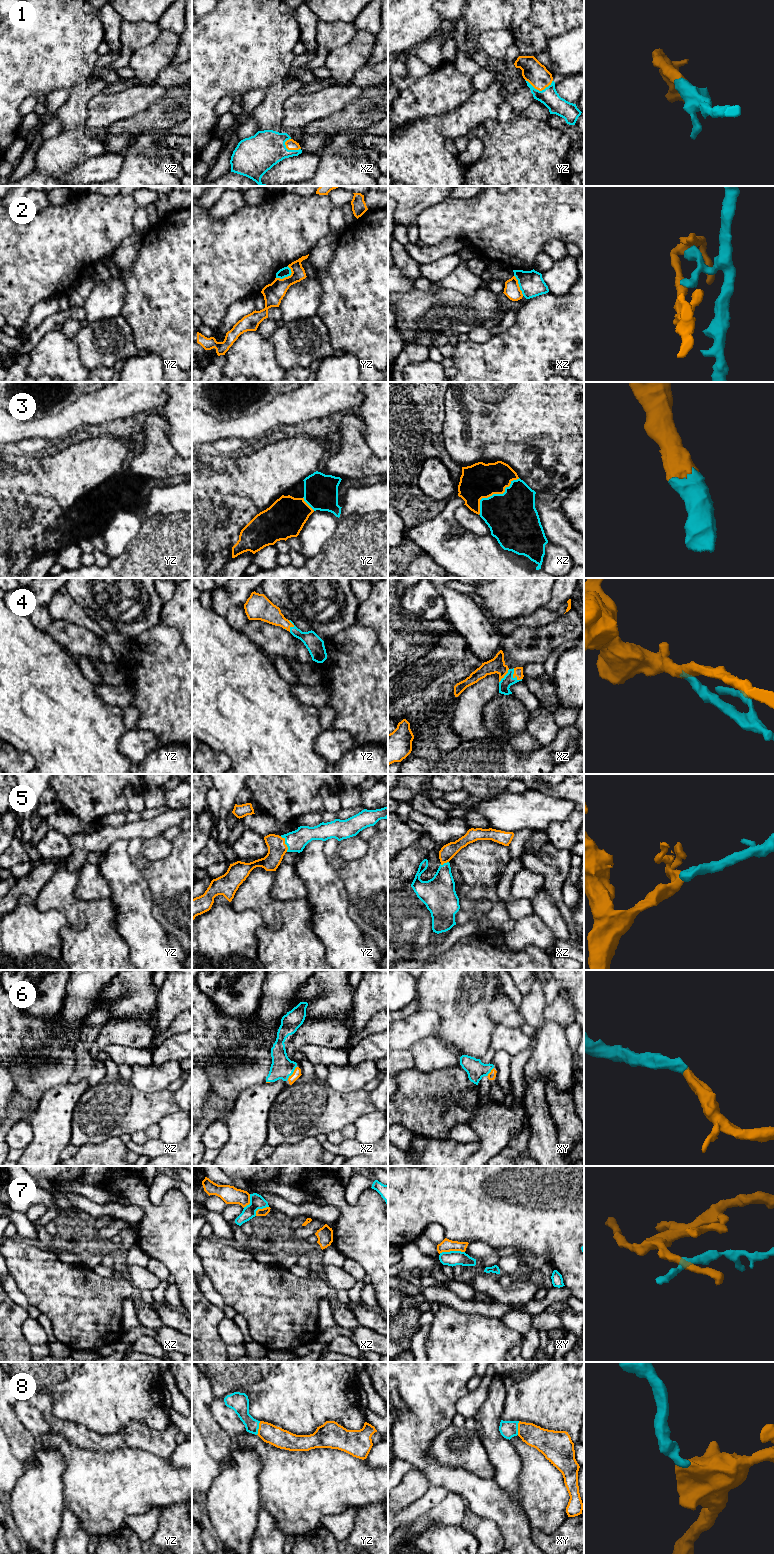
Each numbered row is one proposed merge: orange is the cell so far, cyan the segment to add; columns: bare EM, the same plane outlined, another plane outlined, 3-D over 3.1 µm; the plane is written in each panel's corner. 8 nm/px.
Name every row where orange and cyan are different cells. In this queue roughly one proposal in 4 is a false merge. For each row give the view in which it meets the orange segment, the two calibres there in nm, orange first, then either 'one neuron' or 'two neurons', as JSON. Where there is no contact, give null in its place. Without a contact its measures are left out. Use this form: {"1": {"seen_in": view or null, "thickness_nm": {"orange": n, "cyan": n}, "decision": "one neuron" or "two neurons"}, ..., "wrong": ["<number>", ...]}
{"1": {"seen_in": "yz", "thickness_nm": {"orange": 180, "cyan": 150}, "decision": "one neuron"}, "2": {"seen_in": "yz", "thickness_nm": {"orange": 170, "cyan": 80}, "decision": "two neurons"}, "3": {"seen_in": "xz", "thickness_nm": {"orange": 280, "cyan": 400}, "decision": "one neuron"}, "4": {"seen_in": "xz", "thickness_nm": {"orange": 80, "cyan": 90}, "decision": "one neuron"}, "5": {"seen_in": "yz", "thickness_nm": {"orange": 150, "cyan": 160}, "decision": "one neuron"}, "6": {"seen_in": "xz", "thickness_nm": {"orange": 70, "cyan": 180}, "decision": "one neuron"}, "7": {"seen_in": "xy", "thickness_nm": {"orange": 100, "cyan": 120}, "decision": "two neurons"}, "8": {"seen_in": "yz", "thickness_nm": {"orange": 160, "cyan": 140}, "decision": "one neuron"}, "wrong": ["2", "7"]}

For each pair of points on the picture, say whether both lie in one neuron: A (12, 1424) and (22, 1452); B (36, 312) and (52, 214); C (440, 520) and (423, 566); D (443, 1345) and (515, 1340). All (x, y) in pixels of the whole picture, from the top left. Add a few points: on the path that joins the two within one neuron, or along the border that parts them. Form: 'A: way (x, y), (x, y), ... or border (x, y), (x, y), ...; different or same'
A: way (15, 1431), (22, 1445); same
B: border (57, 296), (38, 301), (33, 306), (25, 322); different
C: border (423, 551), (442, 567); different
D: way (461, 1345), (477, 1345), (486, 1340), (497, 1340); same

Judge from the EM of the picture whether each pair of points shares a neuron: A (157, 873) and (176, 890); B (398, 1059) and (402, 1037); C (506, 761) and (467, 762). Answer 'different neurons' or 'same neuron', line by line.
A: same neuron
B: different neurons
C: same neuron

